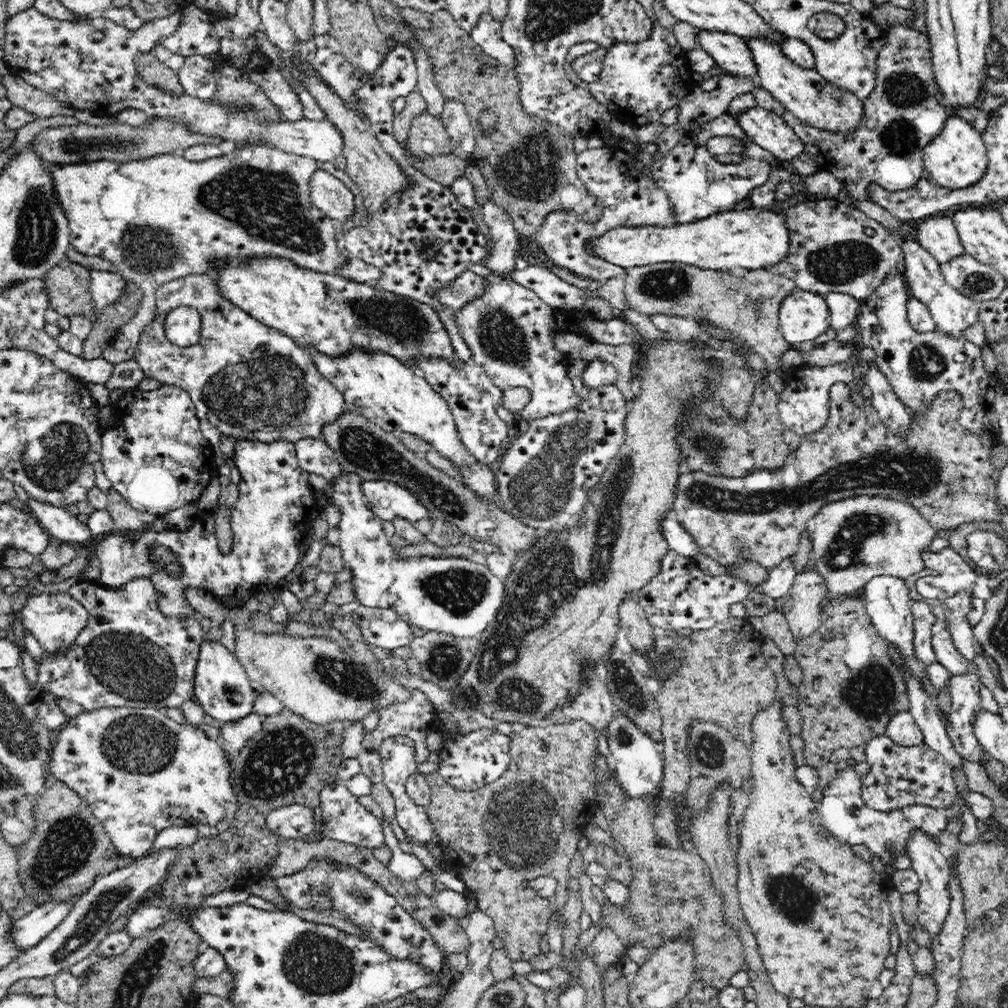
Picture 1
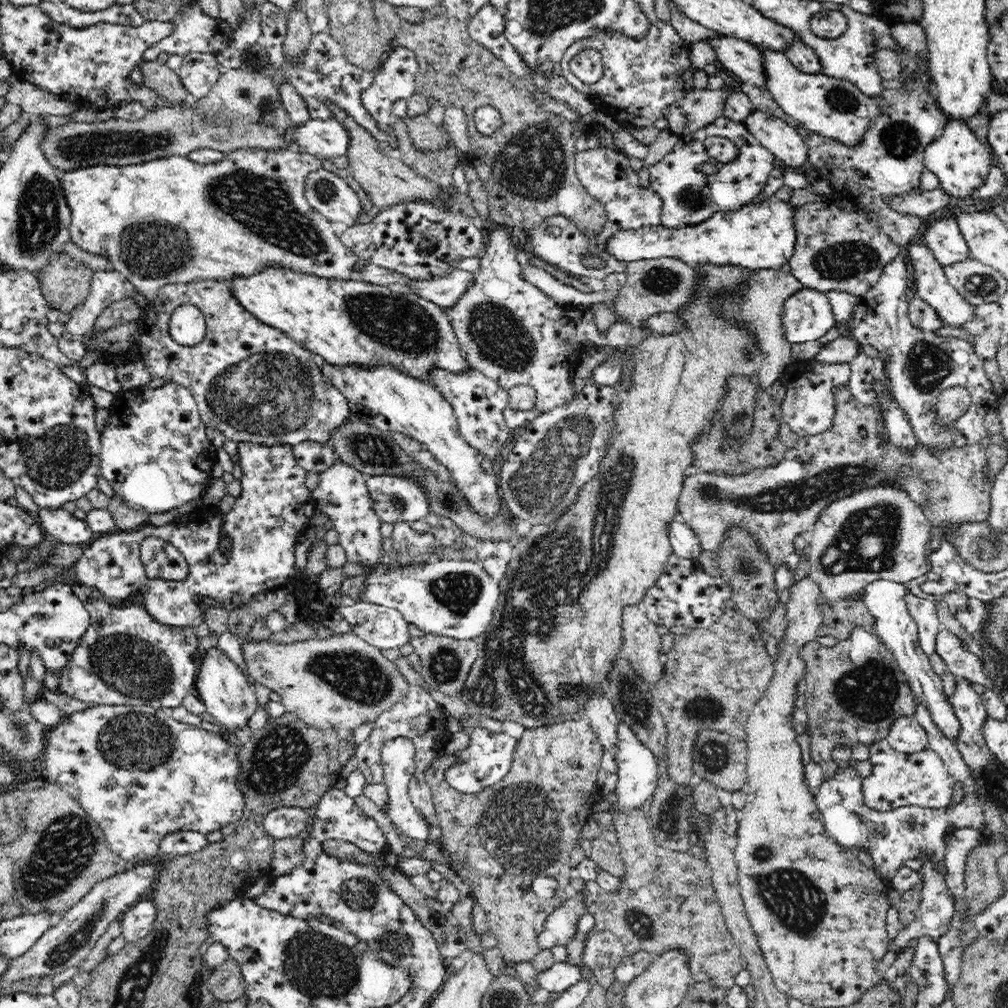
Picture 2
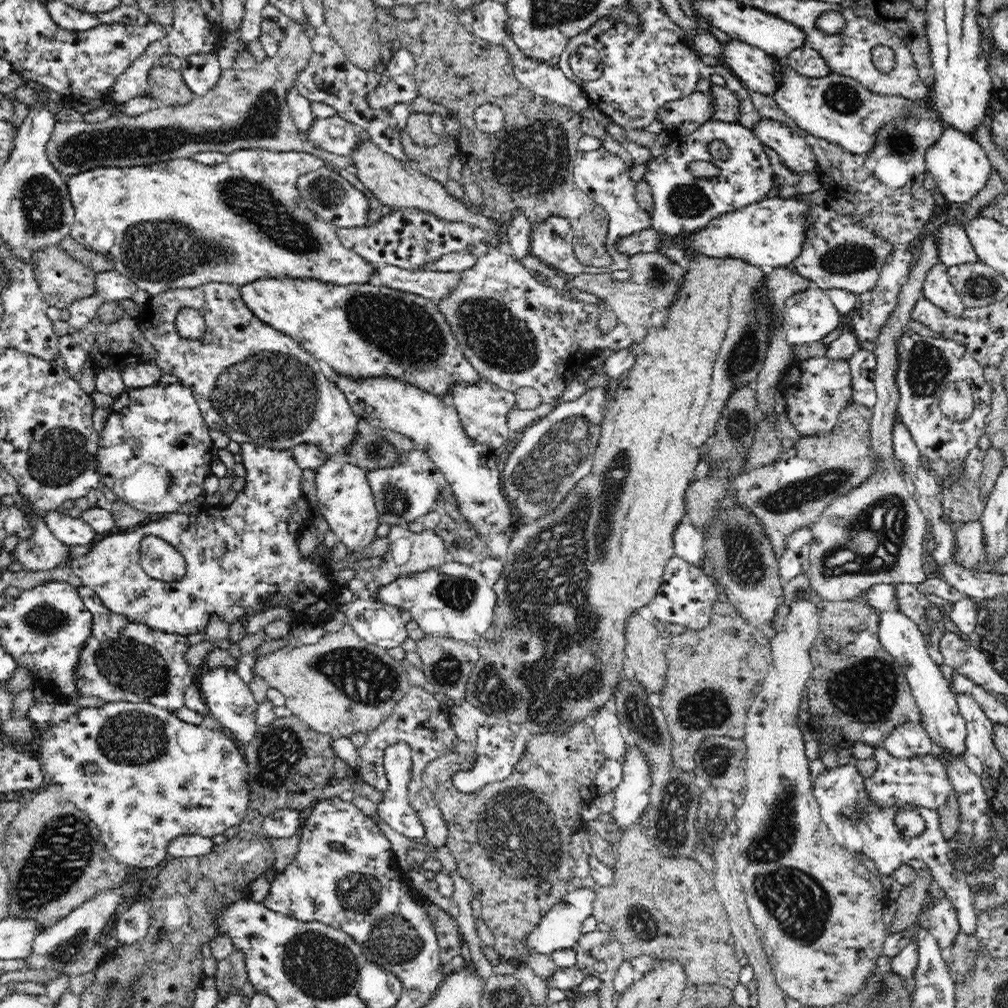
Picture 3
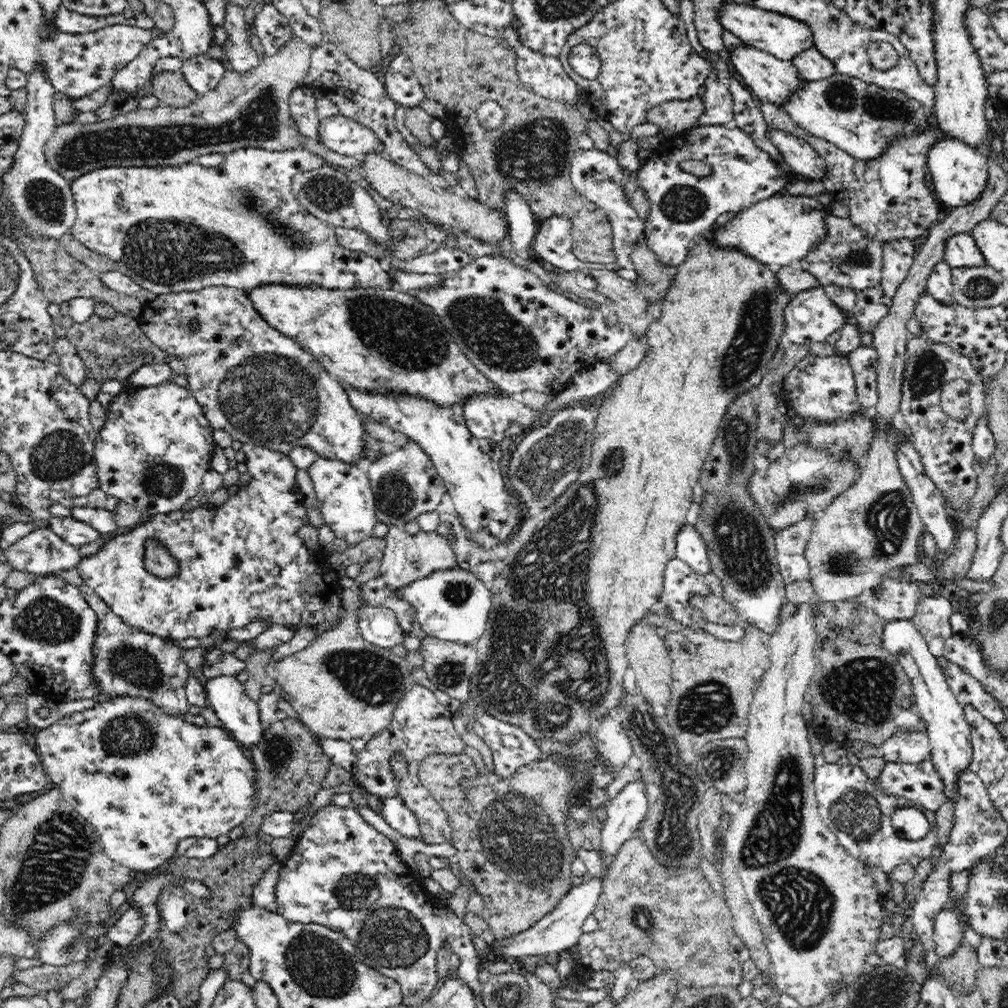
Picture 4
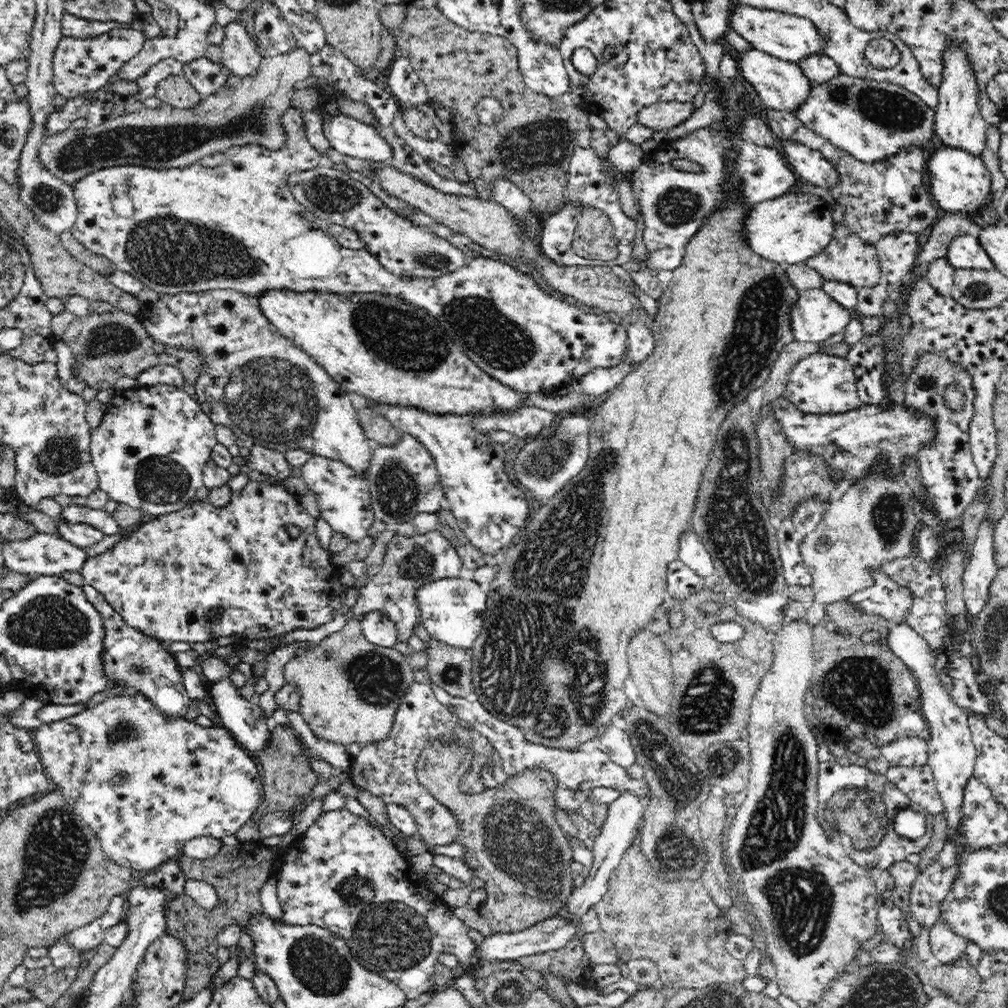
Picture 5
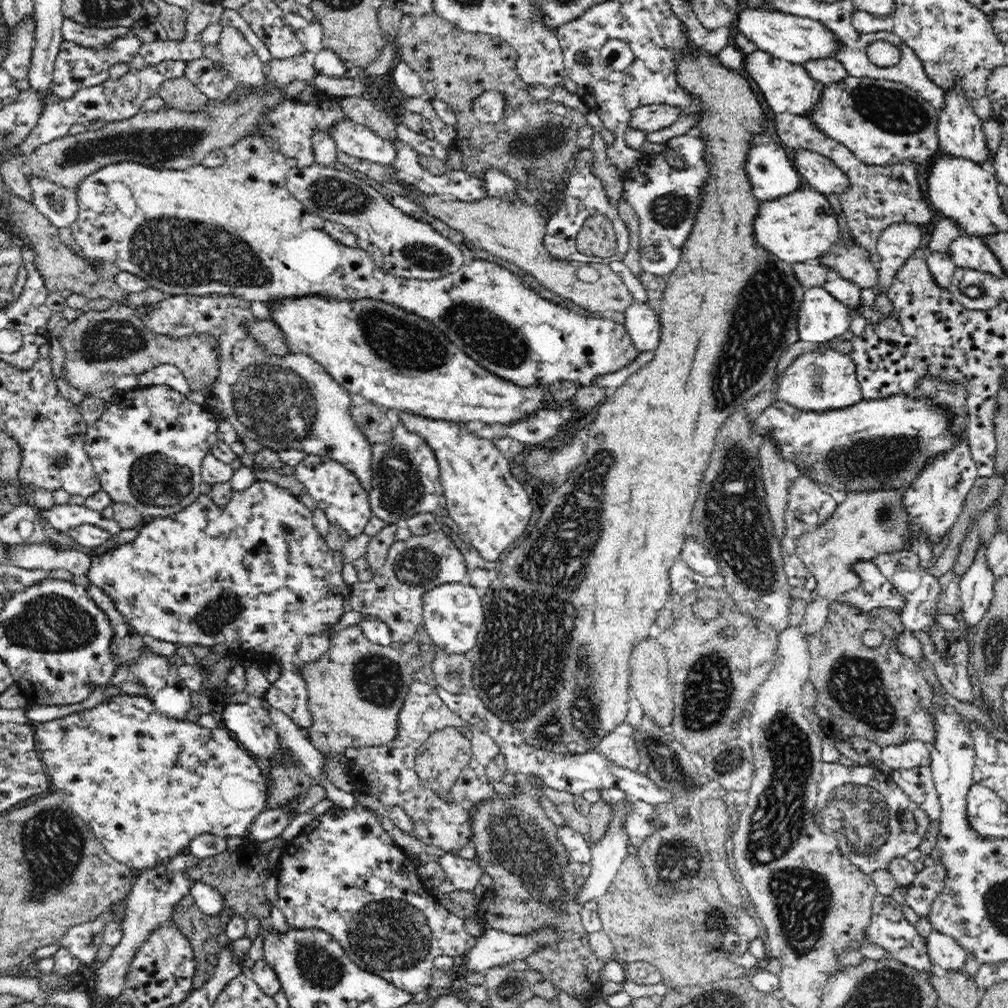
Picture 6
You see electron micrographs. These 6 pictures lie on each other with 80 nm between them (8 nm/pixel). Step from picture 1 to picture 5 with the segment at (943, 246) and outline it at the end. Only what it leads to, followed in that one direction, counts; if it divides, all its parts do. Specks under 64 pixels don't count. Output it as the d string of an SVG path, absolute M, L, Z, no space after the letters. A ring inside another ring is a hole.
M964 234L956 238L956 240L950 244L947 257L950 258L950 263L952 263L956 269L966 268L998 271L998 267L996 267L994 261L992 261L986 249L982 247L982 242L978 236Z

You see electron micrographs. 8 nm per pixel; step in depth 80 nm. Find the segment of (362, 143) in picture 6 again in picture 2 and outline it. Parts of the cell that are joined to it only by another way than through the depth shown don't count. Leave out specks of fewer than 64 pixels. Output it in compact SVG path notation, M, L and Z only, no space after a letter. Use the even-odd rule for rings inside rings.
M334 116L326 120L310 119L303 127L296 127L295 130L301 150L316 154L322 160L326 156L348 154L353 140L349 127Z

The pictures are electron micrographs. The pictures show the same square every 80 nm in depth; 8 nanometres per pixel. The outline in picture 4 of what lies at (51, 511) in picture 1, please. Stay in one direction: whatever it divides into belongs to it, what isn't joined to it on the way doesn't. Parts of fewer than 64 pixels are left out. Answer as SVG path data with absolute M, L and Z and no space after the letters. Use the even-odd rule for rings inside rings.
M52 517L48 520L51 529L68 544L75 547L89 545L96 542L101 535L93 526L72 517Z

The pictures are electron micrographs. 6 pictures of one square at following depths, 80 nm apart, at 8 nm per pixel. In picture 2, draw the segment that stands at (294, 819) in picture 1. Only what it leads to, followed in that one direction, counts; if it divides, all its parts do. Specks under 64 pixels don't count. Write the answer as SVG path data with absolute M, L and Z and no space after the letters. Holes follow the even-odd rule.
M282 807L266 814L263 834L272 839L290 838L307 832L308 817L298 807Z

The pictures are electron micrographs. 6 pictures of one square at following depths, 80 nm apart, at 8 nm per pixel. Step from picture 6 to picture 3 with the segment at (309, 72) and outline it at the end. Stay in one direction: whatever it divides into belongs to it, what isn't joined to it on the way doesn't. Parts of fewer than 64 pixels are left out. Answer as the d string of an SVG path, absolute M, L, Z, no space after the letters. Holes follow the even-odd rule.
M290 22L286 36L279 44L276 56L266 57L251 69L223 70L218 84L210 88L204 96L192 94L192 100L183 107L162 107L147 110L142 114L117 113L97 123L86 121L59 121L52 136L46 143L46 154L53 167L66 178L100 167L150 166L158 163L192 159L201 152L221 152L229 155L235 150L264 149L270 151L307 152L322 158L324 149L316 146L308 135L301 133L292 119L287 103L288 91L310 62L313 48L310 37L306 37L300 25Z

